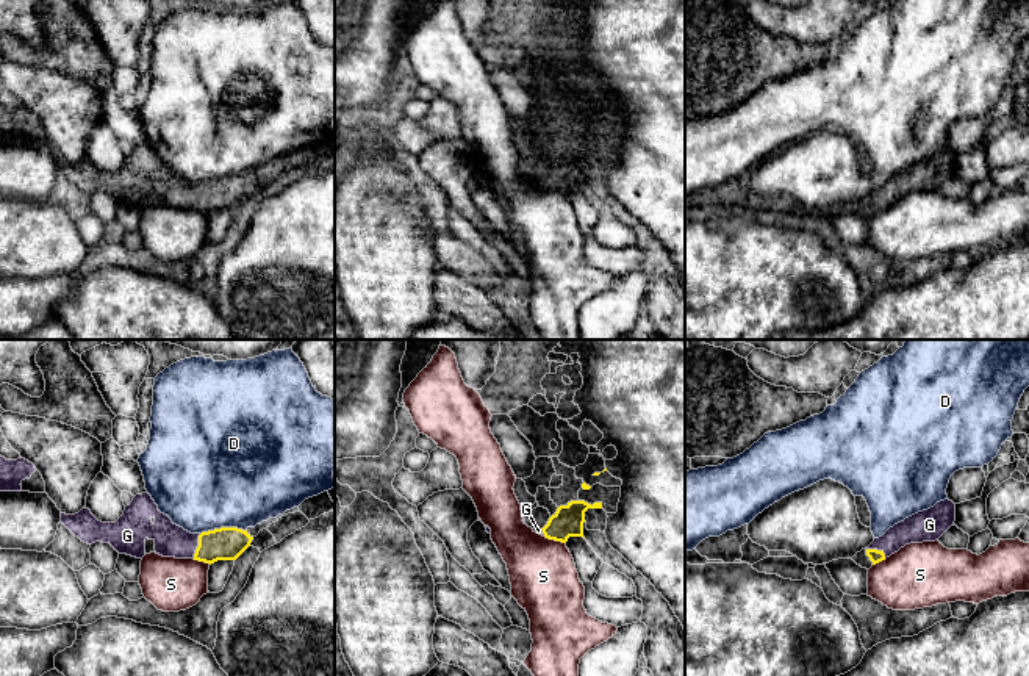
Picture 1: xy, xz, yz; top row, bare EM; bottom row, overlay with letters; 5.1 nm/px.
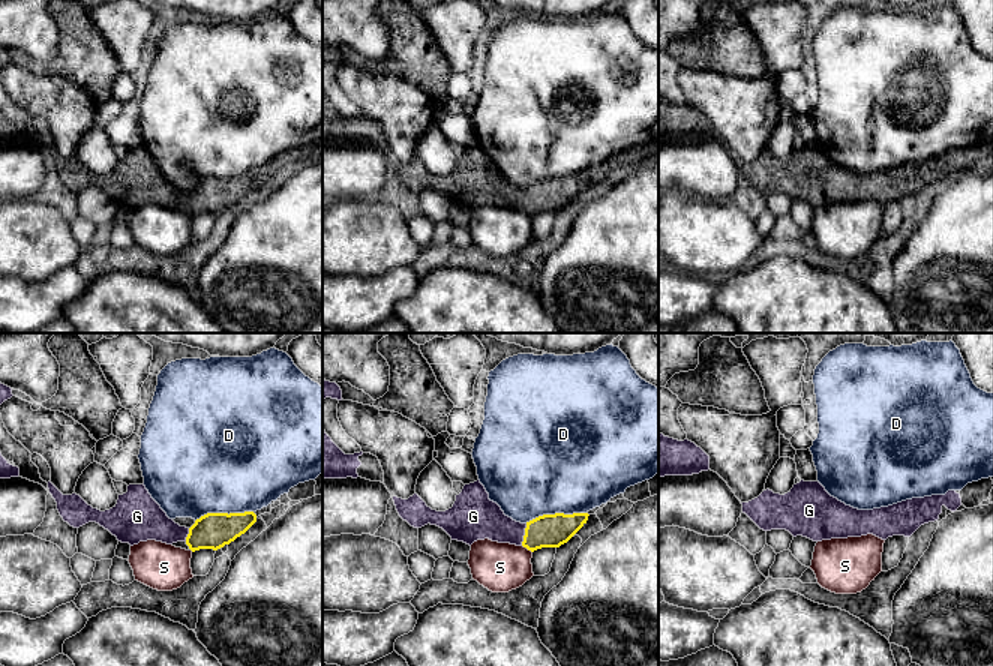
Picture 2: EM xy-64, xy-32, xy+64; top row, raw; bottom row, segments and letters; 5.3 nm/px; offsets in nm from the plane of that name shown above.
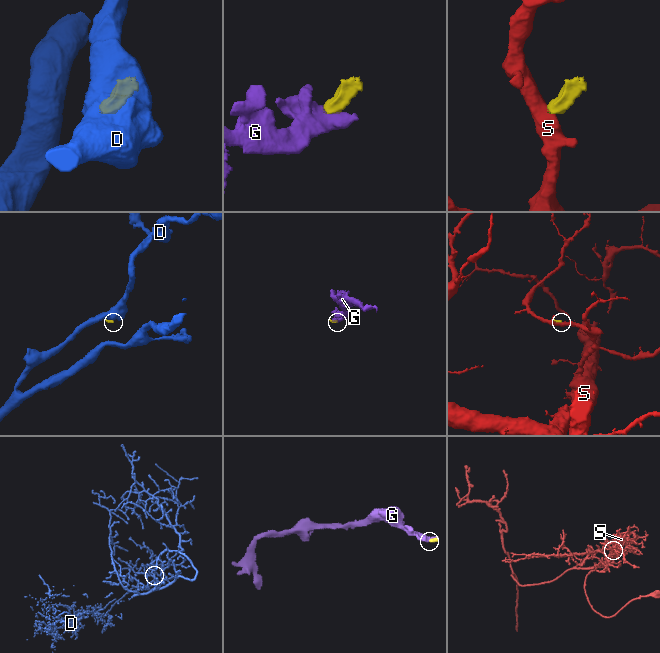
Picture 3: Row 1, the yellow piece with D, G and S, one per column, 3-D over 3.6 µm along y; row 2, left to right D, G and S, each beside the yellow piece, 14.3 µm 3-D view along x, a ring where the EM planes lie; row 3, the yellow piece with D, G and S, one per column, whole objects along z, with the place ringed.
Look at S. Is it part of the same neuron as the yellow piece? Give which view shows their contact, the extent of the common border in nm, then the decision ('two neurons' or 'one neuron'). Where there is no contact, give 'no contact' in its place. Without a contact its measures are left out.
xz | 120 nm | two neurons

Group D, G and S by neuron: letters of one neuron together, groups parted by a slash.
D / G / S

